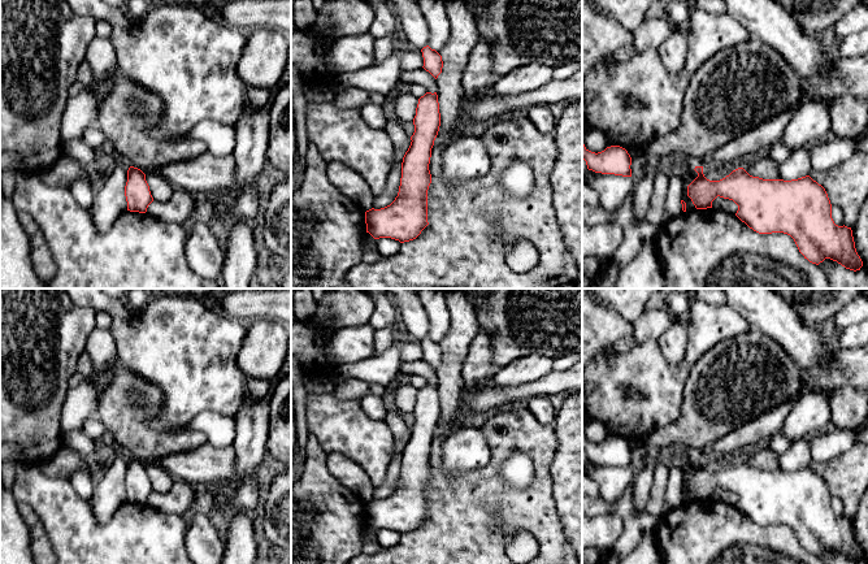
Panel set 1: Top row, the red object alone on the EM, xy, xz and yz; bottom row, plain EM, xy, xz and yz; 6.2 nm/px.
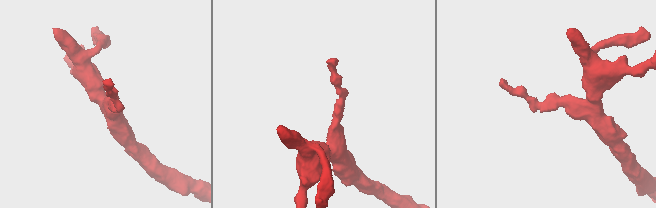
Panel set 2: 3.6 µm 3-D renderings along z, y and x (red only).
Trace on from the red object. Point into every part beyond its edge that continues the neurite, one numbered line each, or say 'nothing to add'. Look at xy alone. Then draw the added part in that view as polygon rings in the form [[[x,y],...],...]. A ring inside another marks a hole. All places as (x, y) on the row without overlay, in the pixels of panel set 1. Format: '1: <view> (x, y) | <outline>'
nothing to add

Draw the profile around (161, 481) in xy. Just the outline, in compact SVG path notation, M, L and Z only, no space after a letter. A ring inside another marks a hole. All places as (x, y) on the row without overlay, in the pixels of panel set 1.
M151 463L146 465L146 472L149 477L153 493L165 494L170 490L174 478L164 468Z

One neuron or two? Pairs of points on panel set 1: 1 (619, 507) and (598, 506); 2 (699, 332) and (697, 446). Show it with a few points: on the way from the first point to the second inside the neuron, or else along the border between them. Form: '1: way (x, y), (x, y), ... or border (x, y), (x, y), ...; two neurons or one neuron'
1: way (613, 507), (603, 507); one neuron
2: border (724, 341), (712, 346), (695, 363), (685, 386); two neurons

